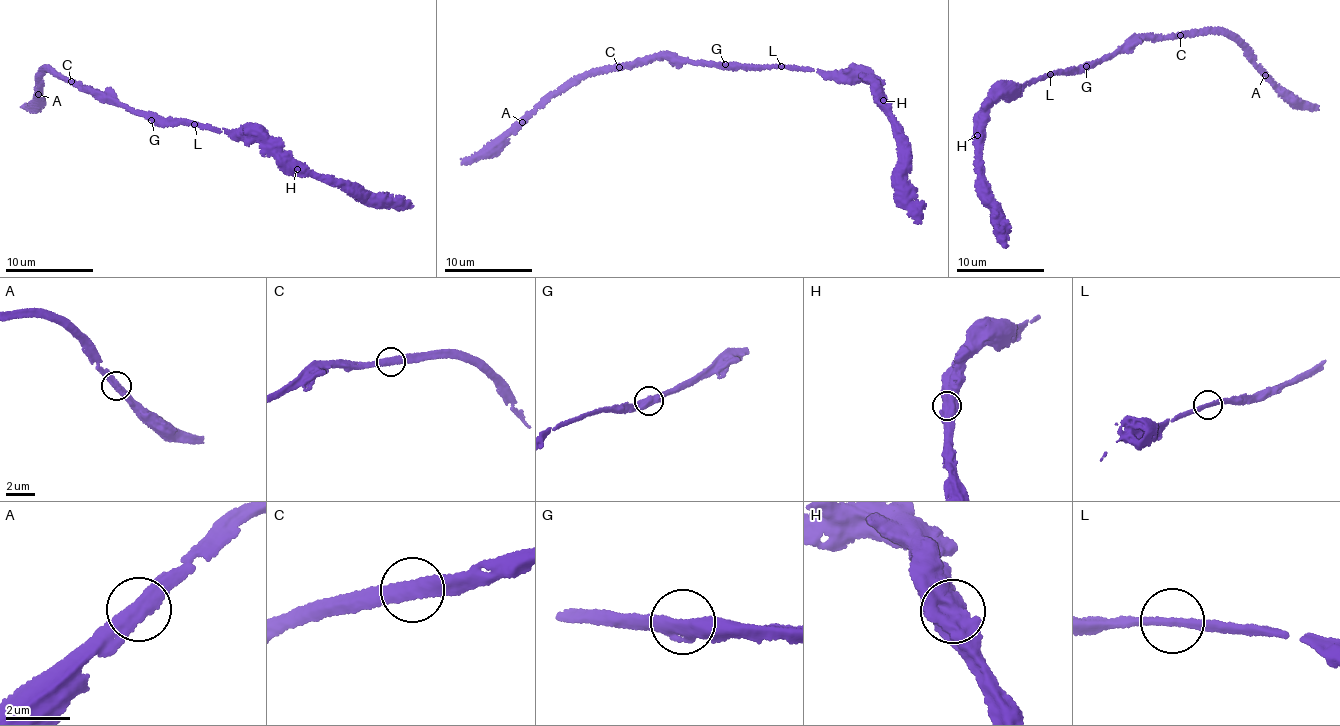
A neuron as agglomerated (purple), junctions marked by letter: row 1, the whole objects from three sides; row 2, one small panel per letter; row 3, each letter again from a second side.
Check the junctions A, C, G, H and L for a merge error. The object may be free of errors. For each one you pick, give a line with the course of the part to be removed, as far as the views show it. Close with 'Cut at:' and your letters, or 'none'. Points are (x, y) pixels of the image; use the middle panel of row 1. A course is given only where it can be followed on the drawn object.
Cut at: none

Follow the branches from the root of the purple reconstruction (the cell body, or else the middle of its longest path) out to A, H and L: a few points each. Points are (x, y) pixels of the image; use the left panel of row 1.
A: (155, 117), (74, 86), (57, 75), (52, 68), (42, 76), (38, 94)
H: (155, 117), (253, 142), (258, 138), (274, 143), (296, 169)
L: (155, 117), (178, 125), (194, 123)

